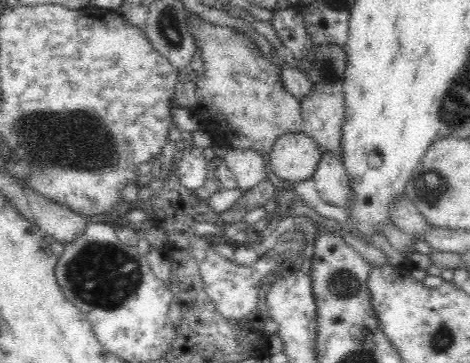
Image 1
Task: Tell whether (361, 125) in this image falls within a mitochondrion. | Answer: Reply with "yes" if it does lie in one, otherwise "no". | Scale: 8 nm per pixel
no

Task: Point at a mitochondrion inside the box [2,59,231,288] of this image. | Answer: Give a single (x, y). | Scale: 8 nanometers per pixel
(65, 139)

